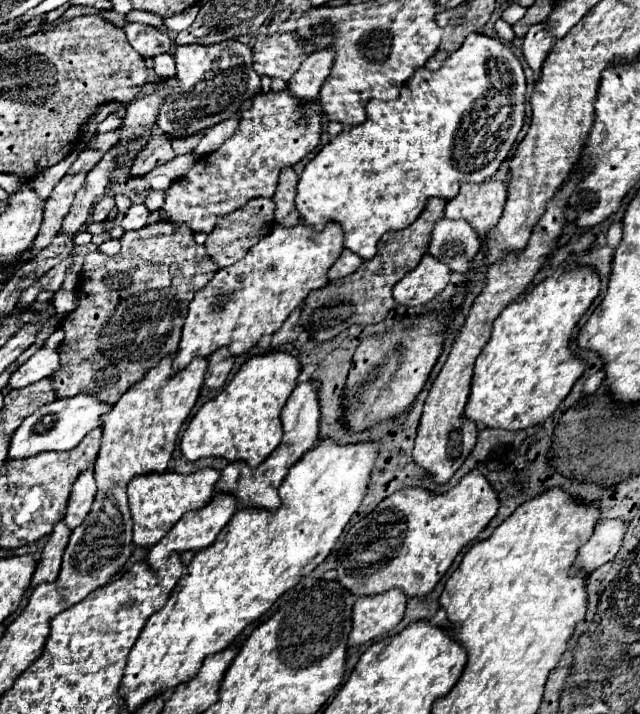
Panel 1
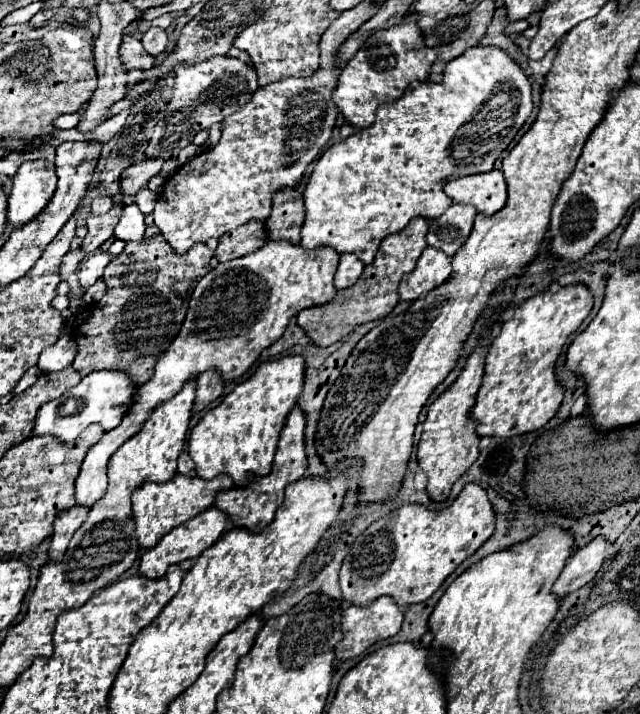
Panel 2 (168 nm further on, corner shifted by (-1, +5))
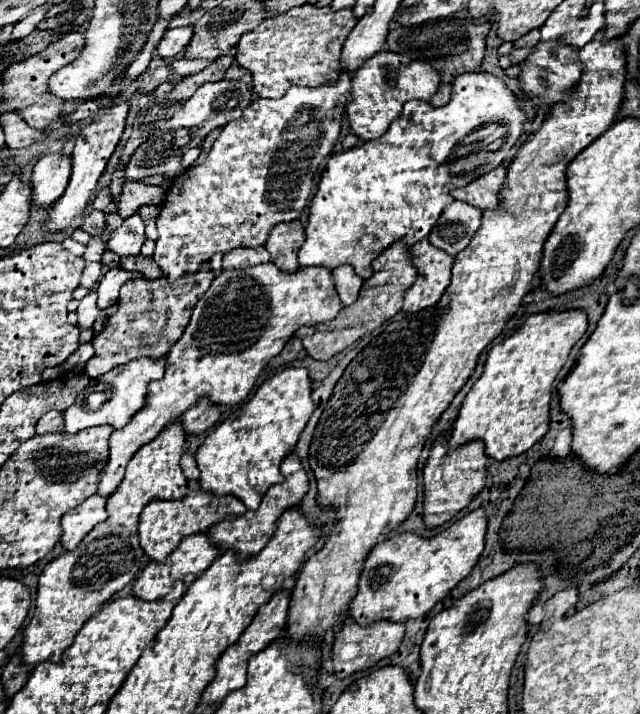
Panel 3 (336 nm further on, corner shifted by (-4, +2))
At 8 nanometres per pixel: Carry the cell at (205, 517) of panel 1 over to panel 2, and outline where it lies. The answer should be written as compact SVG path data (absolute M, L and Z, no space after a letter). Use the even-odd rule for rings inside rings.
M209 507L209 511L203 511L201 515L197 515L197 519L189 519L189 523L175 527L173 531L169 531L169 535L165 535L165 539L161 539L161 543L157 543L157 547L151 547L145 551L139 567L141 575L149 579L159 579L165 575L167 565L181 563L185 559L197 559L203 549L213 545L223 535L223 531L227 529L227 523L229 523L229 517L223 511L217 511L217 507Z

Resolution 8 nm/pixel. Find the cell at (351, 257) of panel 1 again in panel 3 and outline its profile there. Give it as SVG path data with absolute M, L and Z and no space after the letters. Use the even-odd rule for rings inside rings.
M338 266L332 272L332 278L334 278L334 286L336 286L336 292L340 296L342 306L354 304L358 298L358 292L362 288L362 280L354 274L352 266Z

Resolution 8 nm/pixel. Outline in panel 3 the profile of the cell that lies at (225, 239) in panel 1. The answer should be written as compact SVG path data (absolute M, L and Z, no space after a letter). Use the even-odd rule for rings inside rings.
M264 246L258 248L236 248L228 254L224 254L222 260L222 268L224 270L244 270L248 266L256 266L256 264L264 264L270 260L270 254Z

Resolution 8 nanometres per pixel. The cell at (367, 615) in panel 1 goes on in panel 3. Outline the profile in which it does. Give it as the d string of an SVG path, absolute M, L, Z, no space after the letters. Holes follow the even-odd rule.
M384 620L384 622L376 622L368 628L362 628L356 622L346 622L342 626L342 630L336 634L336 640L332 644L331 659L334 664L334 674L338 678L346 678L354 672L362 672L362 670L376 666L382 658L386 658L398 650L402 638L404 638L404 624L400 624L400 622Z

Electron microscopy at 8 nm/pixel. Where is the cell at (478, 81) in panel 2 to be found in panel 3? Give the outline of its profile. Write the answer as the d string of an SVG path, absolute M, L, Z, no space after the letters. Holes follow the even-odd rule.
M482 72L460 74L454 82L452 100L442 108L434 108L430 102L420 100L406 102L400 118L390 124L386 134L352 150L334 154L328 160L318 192L310 204L308 226L304 230L306 242L298 252L300 268L324 266L334 270L342 264L350 264L362 280L368 280L374 274L372 260L390 244L406 240L406 246L412 246L430 234L444 206L454 200L450 196L454 186L462 188L504 162L516 140L522 136L524 122L526 114L520 110L518 100L506 84L500 78Z

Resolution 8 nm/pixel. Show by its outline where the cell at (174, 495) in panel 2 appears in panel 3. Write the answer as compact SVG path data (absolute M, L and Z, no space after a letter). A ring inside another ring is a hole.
M190 490L188 496L182 500L168 500L168 502L154 500L140 514L140 526L138 526L140 546L154 562L164 562L166 556L178 548L182 538L198 534L198 532L206 532L216 522L222 522L228 516L240 516L244 512L246 512L246 506L238 498L214 496L202 490Z

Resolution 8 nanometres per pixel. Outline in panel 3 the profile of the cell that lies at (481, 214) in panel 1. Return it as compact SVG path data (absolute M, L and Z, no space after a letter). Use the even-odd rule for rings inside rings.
M498 166L496 170L476 178L466 188L452 190L454 200L462 200L470 206L476 206L480 210L496 210L498 208L498 192L506 180L506 168Z

